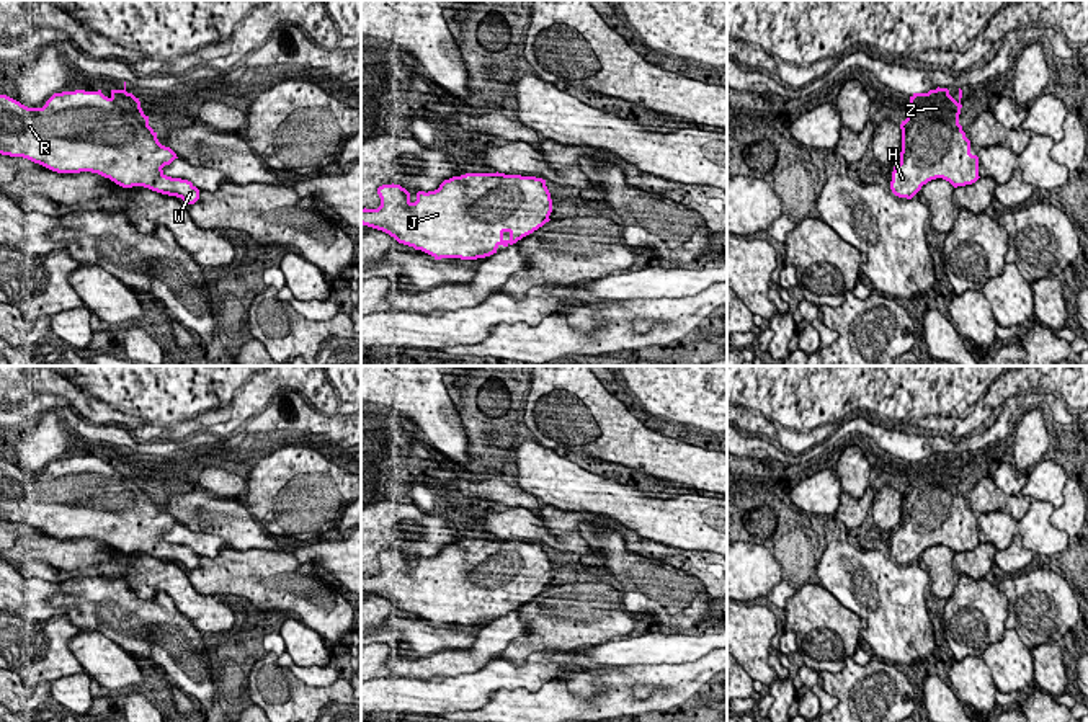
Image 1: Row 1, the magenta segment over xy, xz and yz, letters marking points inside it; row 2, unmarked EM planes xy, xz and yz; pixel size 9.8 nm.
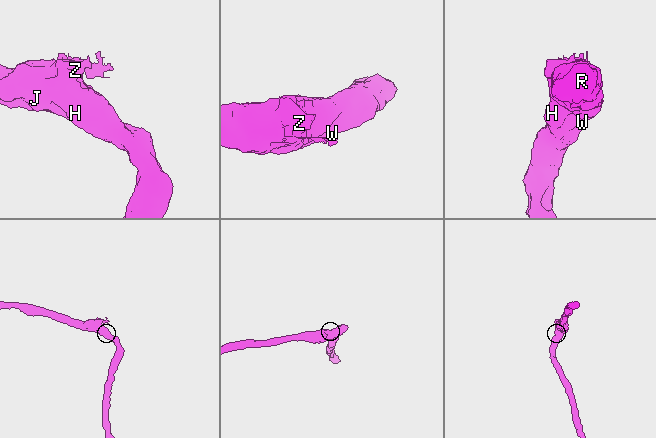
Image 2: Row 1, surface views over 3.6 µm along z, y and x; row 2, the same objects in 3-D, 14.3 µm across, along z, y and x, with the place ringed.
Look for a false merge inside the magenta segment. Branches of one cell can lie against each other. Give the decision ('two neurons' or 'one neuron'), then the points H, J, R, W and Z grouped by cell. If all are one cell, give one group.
one neuron; groups H J R W Z

